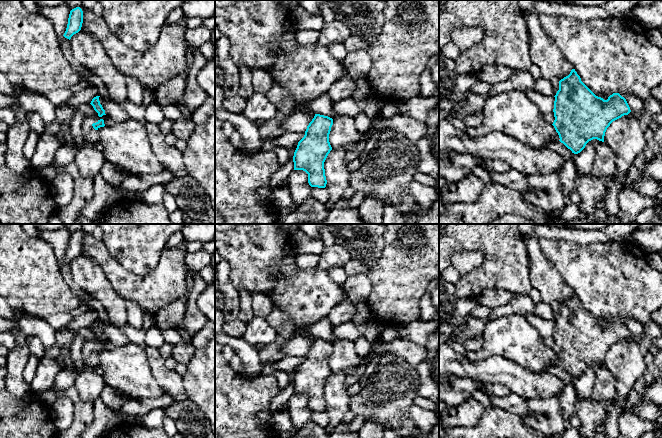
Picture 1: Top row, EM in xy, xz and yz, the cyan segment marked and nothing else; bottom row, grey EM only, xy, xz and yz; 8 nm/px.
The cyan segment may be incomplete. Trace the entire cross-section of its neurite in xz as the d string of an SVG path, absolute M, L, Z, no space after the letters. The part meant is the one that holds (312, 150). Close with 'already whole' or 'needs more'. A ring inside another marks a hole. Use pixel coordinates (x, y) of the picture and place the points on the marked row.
M315 114L294 152L294 170L305 171L311 187L326 187L324 162L332 150L329 142L332 125L332 118Z; already whole

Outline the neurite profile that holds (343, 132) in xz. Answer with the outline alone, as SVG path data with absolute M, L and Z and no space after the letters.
M347 115L333 118L333 125L329 134L332 149L341 149L360 140L361 134L355 127L354 119Z

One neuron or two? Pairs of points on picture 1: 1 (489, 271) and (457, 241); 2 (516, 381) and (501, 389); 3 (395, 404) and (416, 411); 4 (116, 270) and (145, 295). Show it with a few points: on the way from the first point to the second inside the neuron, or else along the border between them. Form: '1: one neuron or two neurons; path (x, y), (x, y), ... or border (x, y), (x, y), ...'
1: one neuron; path (489, 259), (489, 253), (477, 241), (469, 241)
2: two neurons; border (486, 383), (503, 383), (511, 391)
3: two neurons; border (412, 404), (408, 417), (416, 426)
4: one neuron; path (123, 277), (135, 288), (138, 288)

